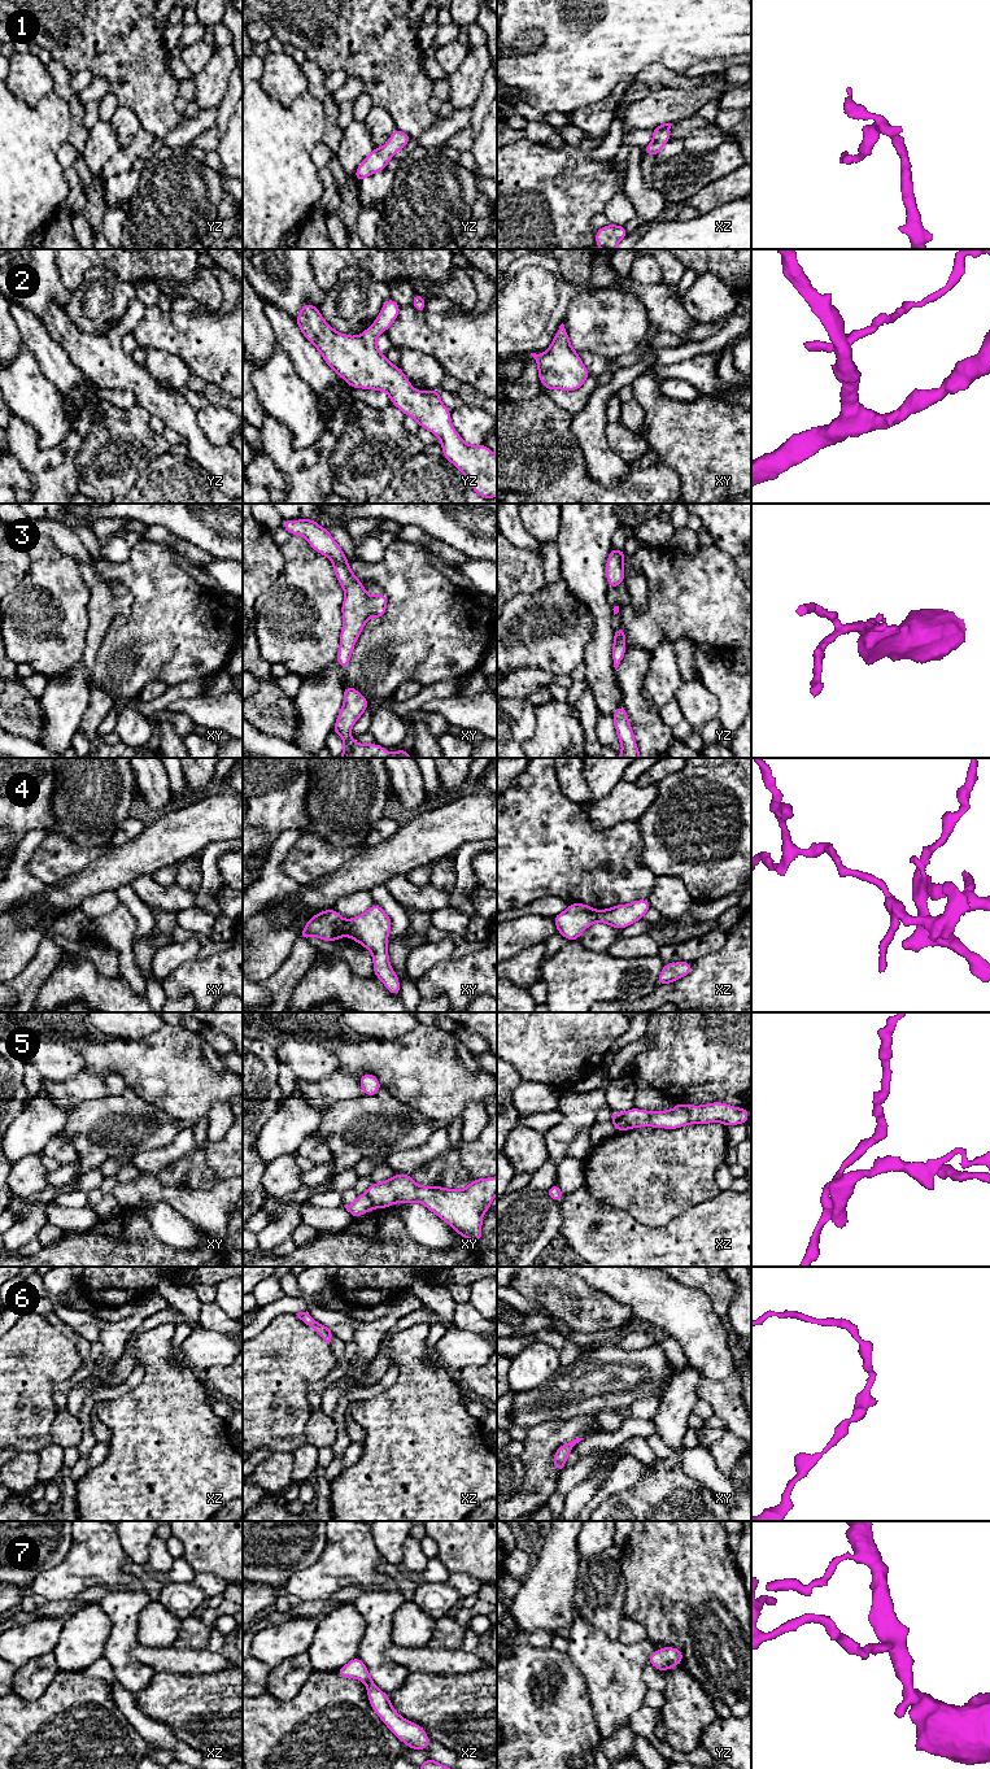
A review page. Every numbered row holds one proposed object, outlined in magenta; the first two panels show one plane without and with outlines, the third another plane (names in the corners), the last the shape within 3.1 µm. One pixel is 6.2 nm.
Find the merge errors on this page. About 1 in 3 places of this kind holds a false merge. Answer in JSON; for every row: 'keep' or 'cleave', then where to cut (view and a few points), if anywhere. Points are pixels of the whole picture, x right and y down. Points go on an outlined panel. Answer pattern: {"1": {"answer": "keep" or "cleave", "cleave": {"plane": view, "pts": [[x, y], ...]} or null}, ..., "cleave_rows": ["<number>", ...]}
{"1": {"answer": "keep", "cleave": null}, "2": {"answer": "keep", "cleave": null}, "3": {"answer": "keep", "cleave": null}, "4": {"answer": "cleave", "cleave": {"plane": "xy", "pts": [[345, 920], [341, 935]]}}, "5": {"answer": "cleave", "cleave": {"plane": "xz", "pts": [[624, 1112], [614, 1124]]}}, "6": {"answer": "keep", "cleave": null}, "7": {"answer": "keep", "cleave": null}, "cleave_rows": ["4", "5"]}

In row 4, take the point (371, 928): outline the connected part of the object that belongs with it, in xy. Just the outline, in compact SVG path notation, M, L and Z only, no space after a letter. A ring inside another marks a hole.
M374 903L357 918L345 920L343 936L353 938L372 953L376 977L396 997L400 997L400 981L388 958L388 934L392 927L391 918Z

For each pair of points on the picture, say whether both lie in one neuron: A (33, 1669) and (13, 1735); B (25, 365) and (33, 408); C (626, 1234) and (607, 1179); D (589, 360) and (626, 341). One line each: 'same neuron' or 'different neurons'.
A: different neurons
B: same neuron
C: different neurons
D: different neurons

